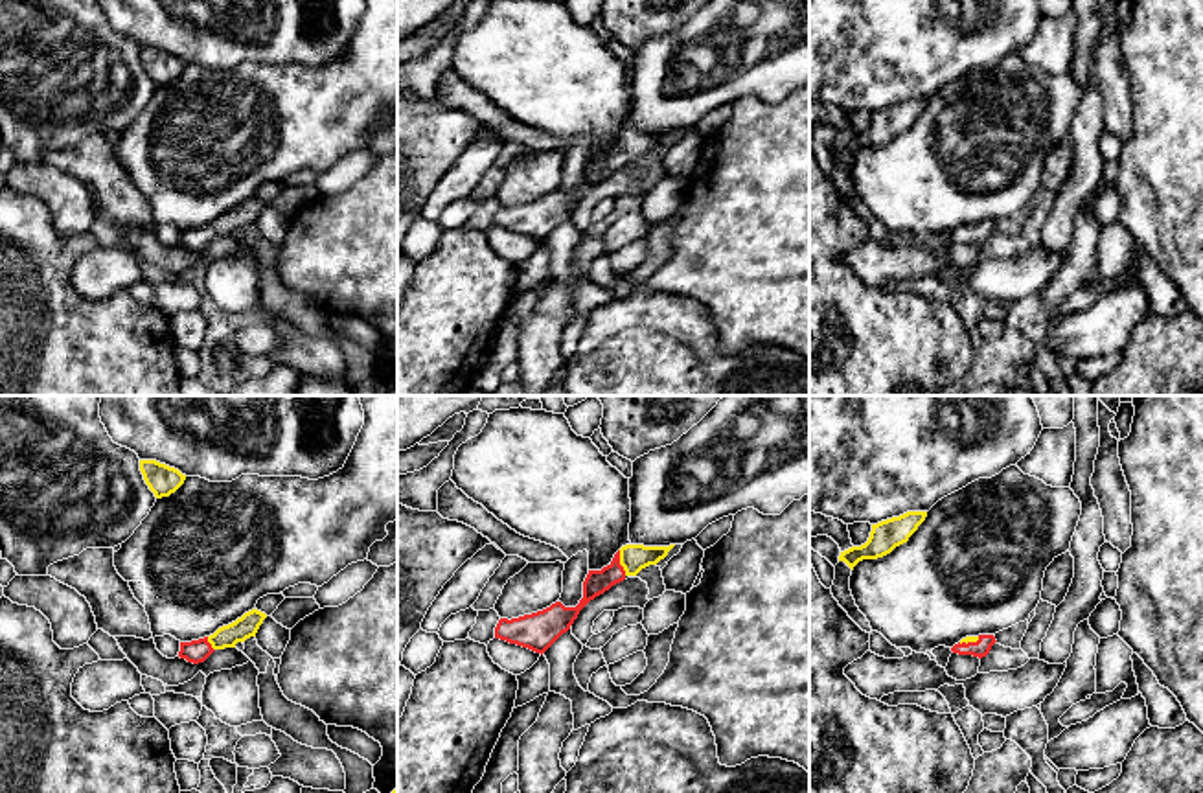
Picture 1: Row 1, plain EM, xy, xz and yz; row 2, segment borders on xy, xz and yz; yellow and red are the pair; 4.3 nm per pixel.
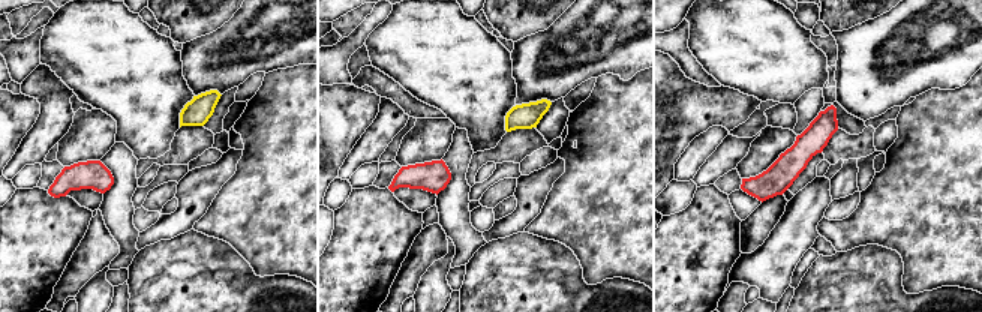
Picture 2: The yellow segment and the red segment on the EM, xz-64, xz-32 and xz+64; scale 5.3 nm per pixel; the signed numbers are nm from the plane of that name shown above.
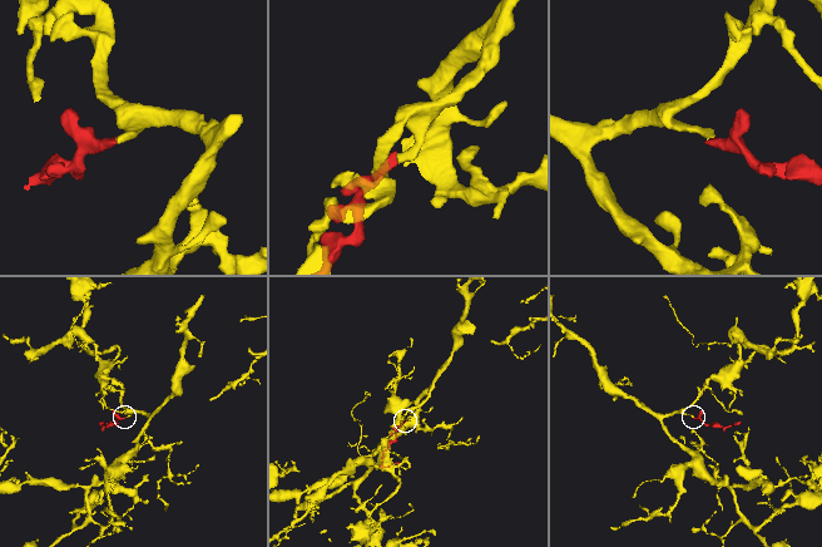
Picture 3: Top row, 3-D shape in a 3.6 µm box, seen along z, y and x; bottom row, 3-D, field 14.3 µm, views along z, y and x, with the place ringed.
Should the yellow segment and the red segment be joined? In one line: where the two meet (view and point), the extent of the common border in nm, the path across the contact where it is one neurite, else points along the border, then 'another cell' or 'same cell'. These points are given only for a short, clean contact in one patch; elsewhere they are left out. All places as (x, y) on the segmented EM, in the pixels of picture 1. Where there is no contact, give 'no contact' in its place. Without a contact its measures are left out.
meets yellow in xz at (620, 563); contact 120 nm long; runs through xz (633, 558), (620, 563), (604, 580), (596, 582); same cell

